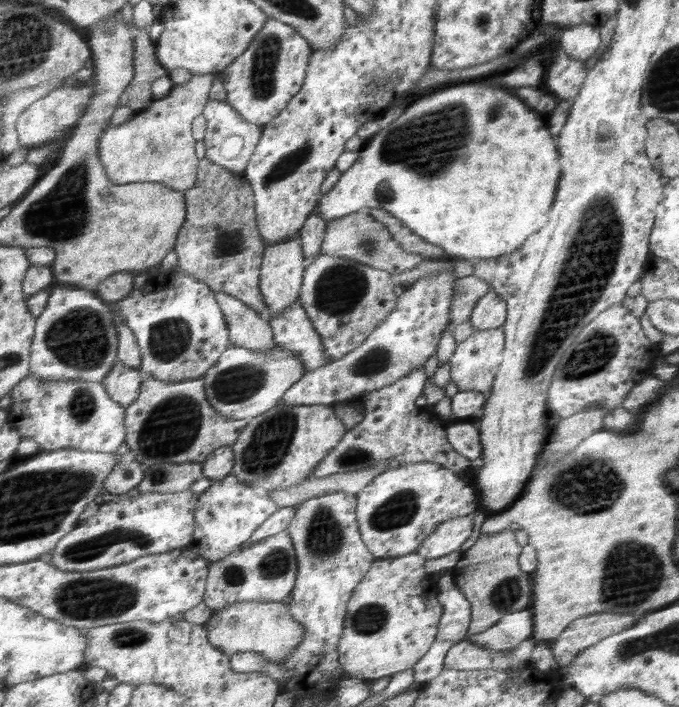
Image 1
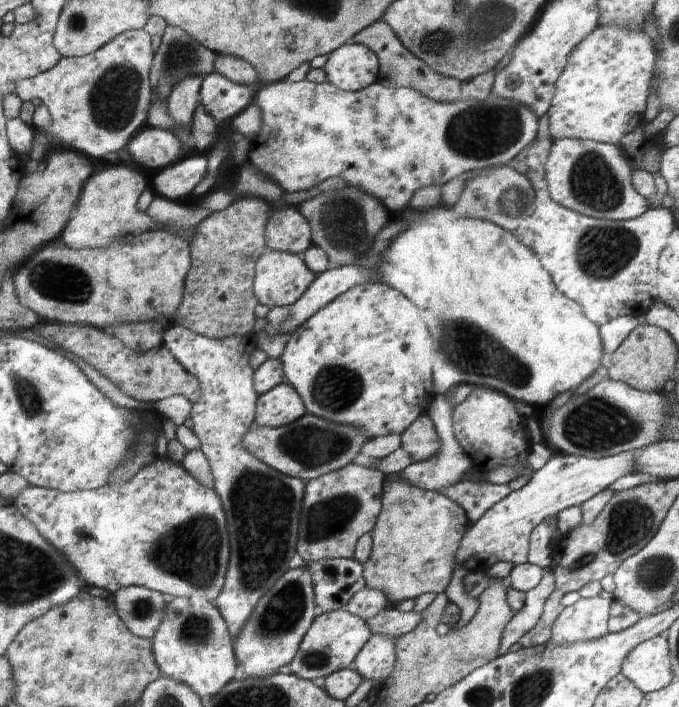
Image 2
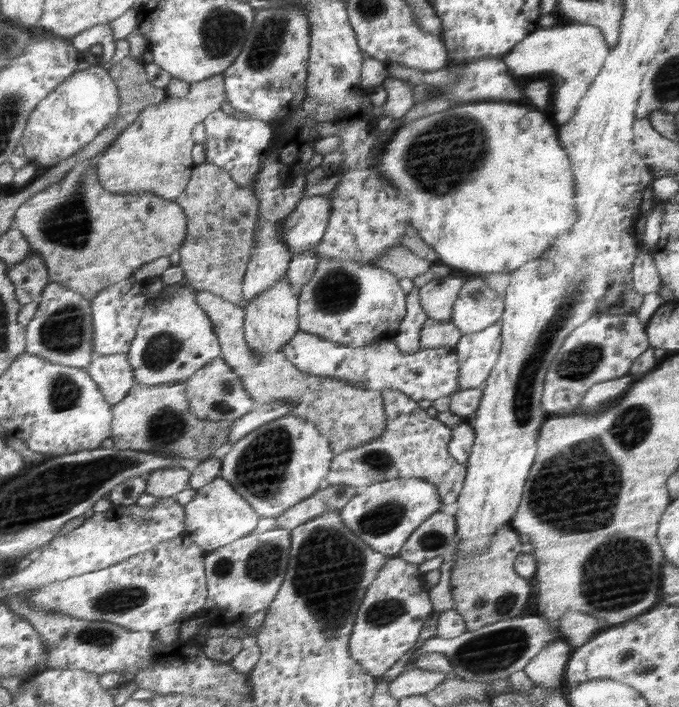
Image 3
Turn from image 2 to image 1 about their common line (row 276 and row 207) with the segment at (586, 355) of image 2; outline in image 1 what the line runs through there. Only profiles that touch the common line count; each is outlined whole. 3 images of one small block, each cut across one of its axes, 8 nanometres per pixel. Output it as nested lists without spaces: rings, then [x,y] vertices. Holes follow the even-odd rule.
[[[460,84],[442,88],[434,94],[426,91],[413,97],[412,102],[405,111],[388,126],[382,128],[367,140],[360,149],[356,162],[348,170],[343,172],[338,182],[321,196],[317,206],[317,212],[328,223],[330,220],[351,215],[360,209],[369,211],[374,208],[384,209],[397,219],[400,219],[414,234],[421,236],[426,242],[436,244],[444,249],[447,258],[464,258],[469,260],[498,258],[523,246],[527,239],[535,235],[544,224],[548,222],[548,210],[552,206],[558,181],[561,175],[561,166],[558,162],[558,149],[554,146],[554,140],[550,136],[550,130],[546,130],[544,120],[532,112],[522,100],[512,96],[508,90],[504,90],[500,84]]]

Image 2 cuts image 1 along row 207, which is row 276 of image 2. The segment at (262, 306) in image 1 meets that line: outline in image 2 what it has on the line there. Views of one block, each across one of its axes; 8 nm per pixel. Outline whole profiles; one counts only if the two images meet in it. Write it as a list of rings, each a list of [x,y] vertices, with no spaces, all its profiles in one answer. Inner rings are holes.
[[[242,196],[228,204],[222,211],[212,211],[210,216],[194,227],[194,234],[190,238],[190,270],[185,278],[182,302],[176,312],[175,324],[196,332],[204,338],[228,338],[228,336],[246,336],[252,334],[254,326],[254,306],[256,296],[252,292],[254,270],[252,266],[264,254],[264,238],[262,238],[262,214],[266,224],[266,202],[256,196]]]

